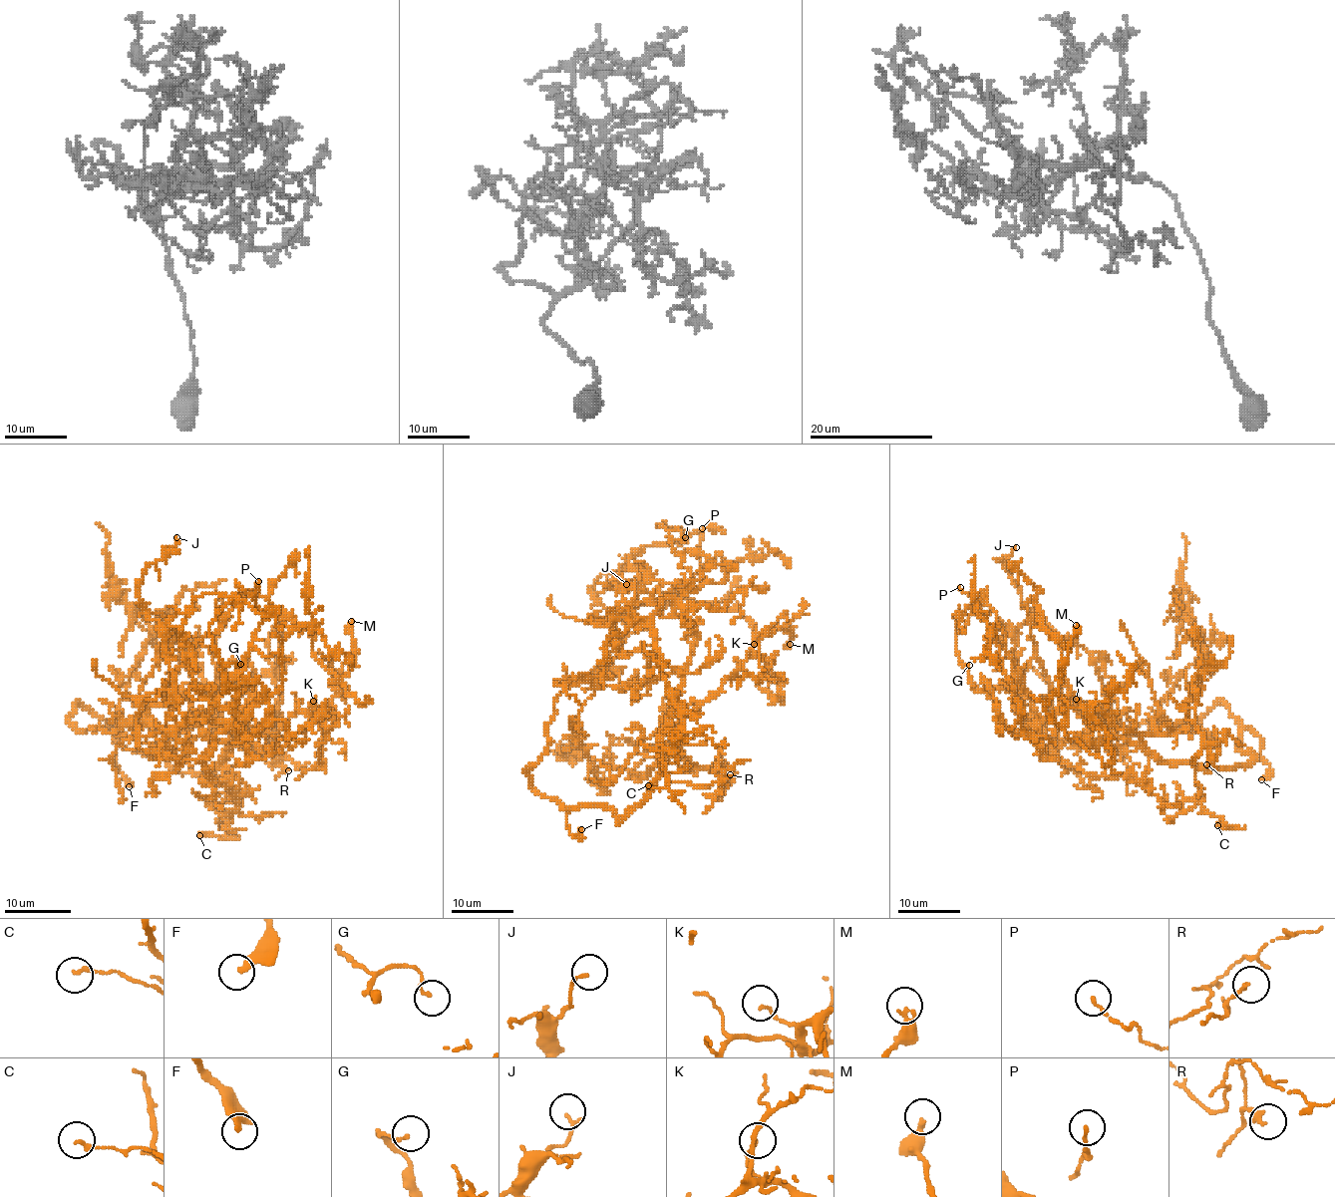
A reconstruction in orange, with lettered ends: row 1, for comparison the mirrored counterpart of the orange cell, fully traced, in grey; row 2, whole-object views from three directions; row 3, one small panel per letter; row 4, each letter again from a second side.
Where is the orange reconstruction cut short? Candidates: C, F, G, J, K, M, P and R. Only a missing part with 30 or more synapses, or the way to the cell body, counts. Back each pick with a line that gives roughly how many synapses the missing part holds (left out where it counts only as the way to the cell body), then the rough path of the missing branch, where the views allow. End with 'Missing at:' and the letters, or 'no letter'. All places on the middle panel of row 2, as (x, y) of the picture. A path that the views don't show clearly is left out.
Missing at: F

